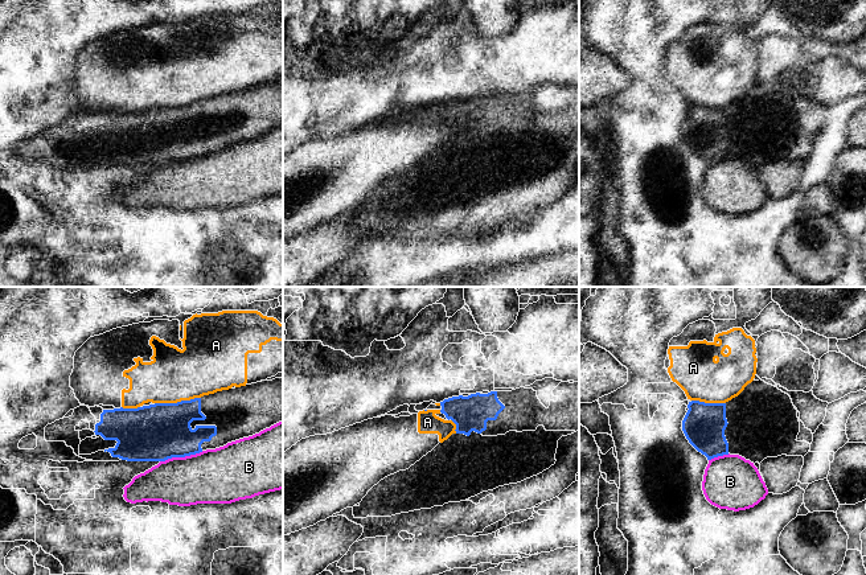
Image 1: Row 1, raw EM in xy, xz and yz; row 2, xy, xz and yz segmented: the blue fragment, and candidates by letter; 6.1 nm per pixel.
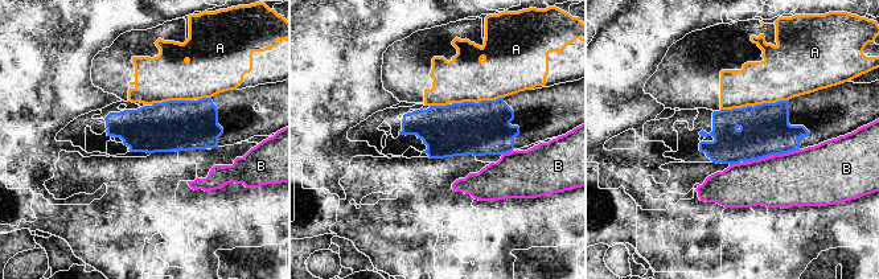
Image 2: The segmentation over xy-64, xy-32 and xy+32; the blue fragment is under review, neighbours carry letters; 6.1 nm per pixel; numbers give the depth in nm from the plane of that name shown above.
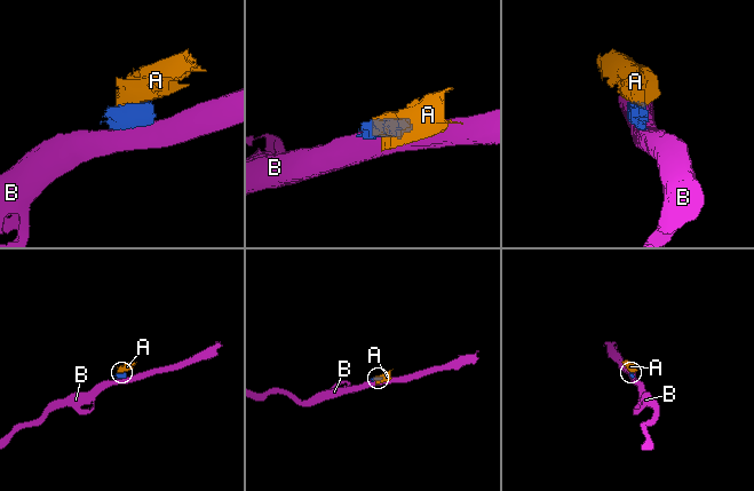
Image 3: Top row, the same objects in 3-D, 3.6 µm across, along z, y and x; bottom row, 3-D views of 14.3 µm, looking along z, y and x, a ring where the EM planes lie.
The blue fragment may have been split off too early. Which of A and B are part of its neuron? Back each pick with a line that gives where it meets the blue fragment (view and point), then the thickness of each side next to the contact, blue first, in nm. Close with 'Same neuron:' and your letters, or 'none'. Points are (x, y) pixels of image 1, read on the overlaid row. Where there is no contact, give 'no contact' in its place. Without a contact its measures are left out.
Same neuron: none

